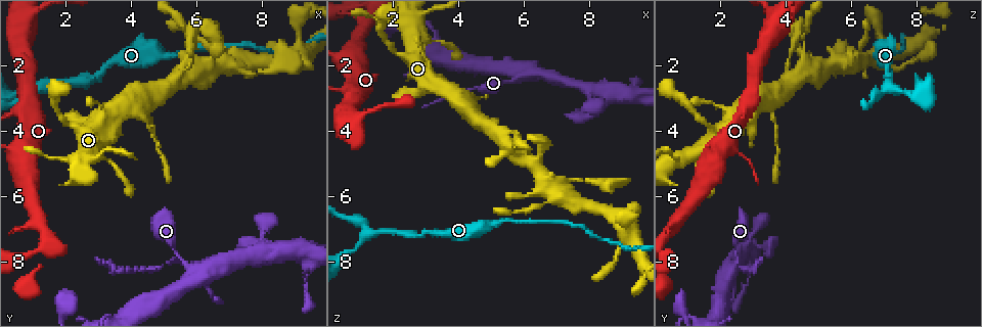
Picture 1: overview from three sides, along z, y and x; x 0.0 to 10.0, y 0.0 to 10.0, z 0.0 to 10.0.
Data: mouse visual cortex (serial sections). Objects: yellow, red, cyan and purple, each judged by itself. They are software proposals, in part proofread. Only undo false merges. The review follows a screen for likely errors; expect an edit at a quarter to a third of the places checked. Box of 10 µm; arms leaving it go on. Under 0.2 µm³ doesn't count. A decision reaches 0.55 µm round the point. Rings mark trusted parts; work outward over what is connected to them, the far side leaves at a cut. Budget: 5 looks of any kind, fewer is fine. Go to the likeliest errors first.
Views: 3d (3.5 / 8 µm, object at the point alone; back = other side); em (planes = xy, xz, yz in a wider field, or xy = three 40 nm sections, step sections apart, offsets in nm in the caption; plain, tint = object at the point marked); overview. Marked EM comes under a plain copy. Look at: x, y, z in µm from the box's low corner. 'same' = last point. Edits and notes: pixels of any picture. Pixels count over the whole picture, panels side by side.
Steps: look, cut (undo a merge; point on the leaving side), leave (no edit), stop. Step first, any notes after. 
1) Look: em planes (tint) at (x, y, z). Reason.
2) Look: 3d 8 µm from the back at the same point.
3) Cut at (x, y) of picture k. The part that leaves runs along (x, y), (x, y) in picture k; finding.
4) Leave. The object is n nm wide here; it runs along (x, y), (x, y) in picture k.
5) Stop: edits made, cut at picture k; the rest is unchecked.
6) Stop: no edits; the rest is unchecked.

Look: 3d 3.5 µm at (5.80, 2.00, 4.65).

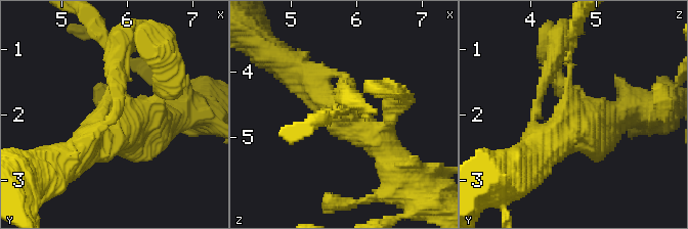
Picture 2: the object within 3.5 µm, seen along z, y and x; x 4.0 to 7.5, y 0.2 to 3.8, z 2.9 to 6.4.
Look: em xy step 5 (tint) at (5.85, 2.00, 4.70). Shape alone is not enough.

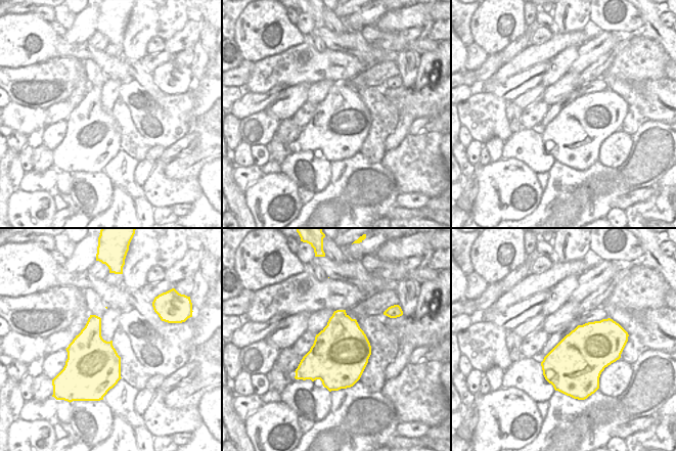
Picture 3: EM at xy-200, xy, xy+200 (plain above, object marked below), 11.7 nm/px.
Leave. It runs along (305, 81), (380, 143), (399, 167) in picture 2; all the same cell.

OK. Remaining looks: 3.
Look: 3d 3.5 µm at (0.85, 0.80, 3.70). Thick turns thin.

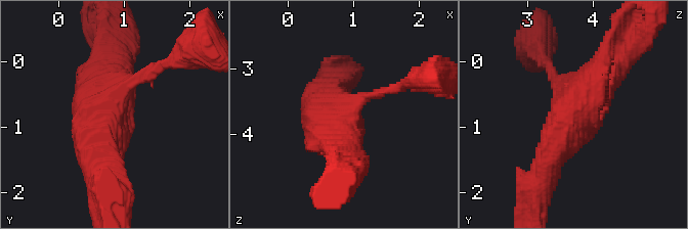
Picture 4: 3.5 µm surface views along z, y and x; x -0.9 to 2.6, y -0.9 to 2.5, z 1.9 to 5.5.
Look: em xy step 2 (tint) at (0.80, 0.85, 3.65). Now the EM.

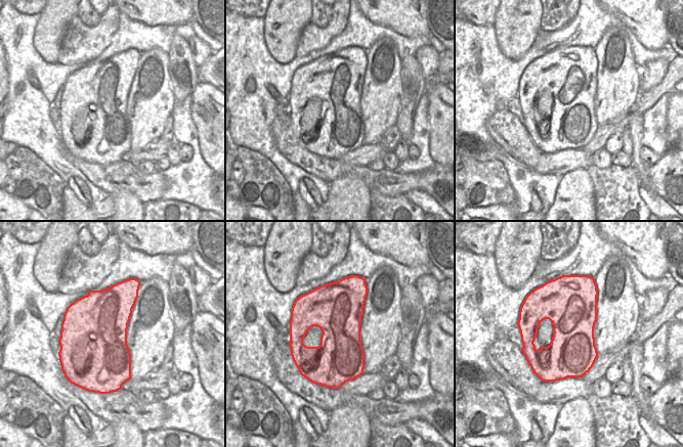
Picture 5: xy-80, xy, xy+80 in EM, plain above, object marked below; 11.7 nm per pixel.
Leave. The object is 550 nm wide here; it runs along (104, 176), (111, 101), (152, 73) in picture 4; one cell here.

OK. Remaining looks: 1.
Stop: no edits; the rest is unchecked.

